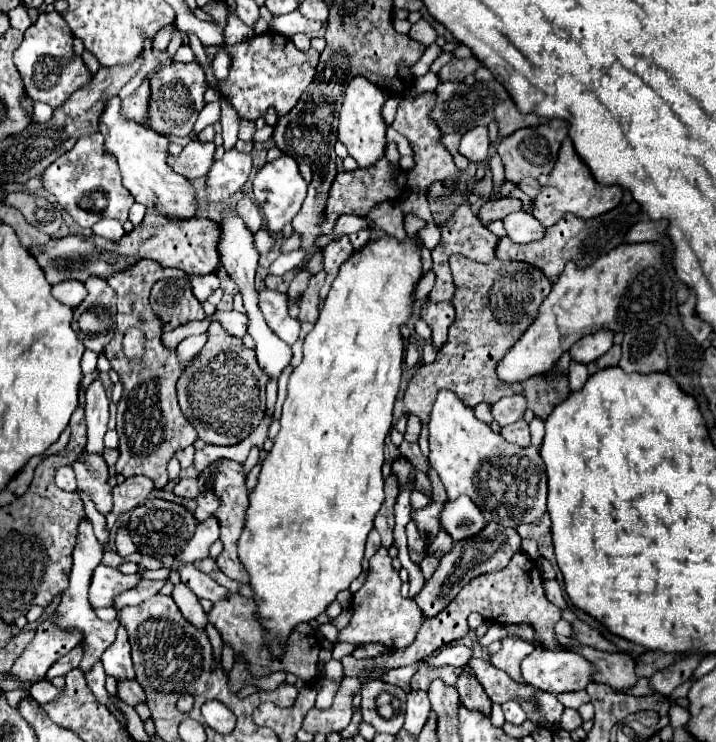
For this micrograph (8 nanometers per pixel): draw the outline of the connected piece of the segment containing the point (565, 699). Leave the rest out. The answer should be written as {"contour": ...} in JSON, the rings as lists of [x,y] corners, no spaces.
{"contour":[[[565,692],[565,694],[557,694],[557,700],[565,706],[565,708],[579,708],[581,704],[589,702],[589,694],[583,692]]]}

